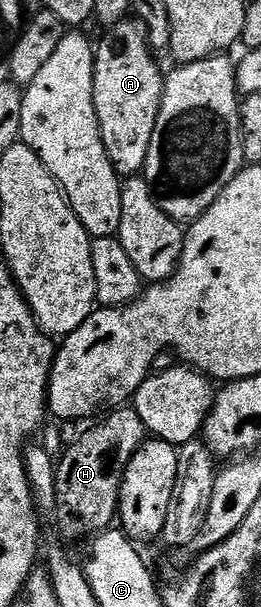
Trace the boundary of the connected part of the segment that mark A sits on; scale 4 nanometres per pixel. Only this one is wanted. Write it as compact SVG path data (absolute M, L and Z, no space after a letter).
M120 21L103 34L106 35L102 43L97 43L94 55L94 107L100 136L119 175L138 176L146 165L148 144L152 144L152 128L156 128L156 116L160 112L164 74L154 63L155 55L145 33L133 21Z

